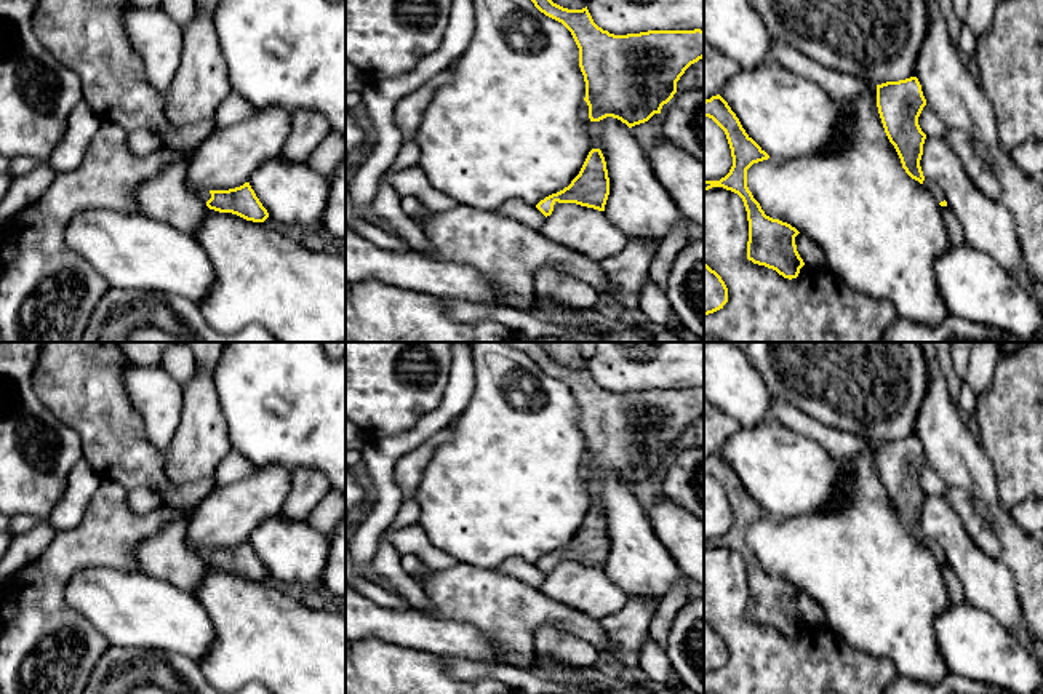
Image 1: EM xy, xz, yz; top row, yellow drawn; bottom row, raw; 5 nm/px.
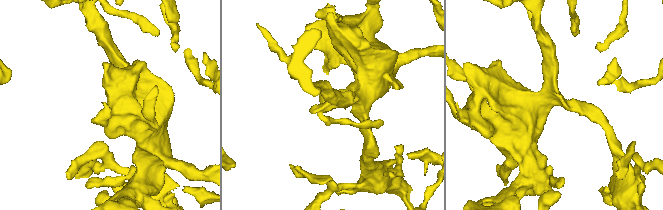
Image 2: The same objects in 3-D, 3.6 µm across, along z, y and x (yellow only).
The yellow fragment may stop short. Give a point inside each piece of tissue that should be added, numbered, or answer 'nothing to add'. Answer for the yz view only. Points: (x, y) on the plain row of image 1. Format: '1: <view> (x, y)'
1: yz (933, 546)

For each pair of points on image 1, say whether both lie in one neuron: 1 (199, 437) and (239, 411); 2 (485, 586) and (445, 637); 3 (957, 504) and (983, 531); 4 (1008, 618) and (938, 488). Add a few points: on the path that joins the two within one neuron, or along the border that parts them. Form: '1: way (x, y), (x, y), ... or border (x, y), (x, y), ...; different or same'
1: border (213, 384), (227, 437), (234, 448); different
2: border (421, 611), (443, 619), (471, 622), (490, 640); different
3: way (963, 510), (976, 525); same
4: border (927, 494), (943, 496); different

